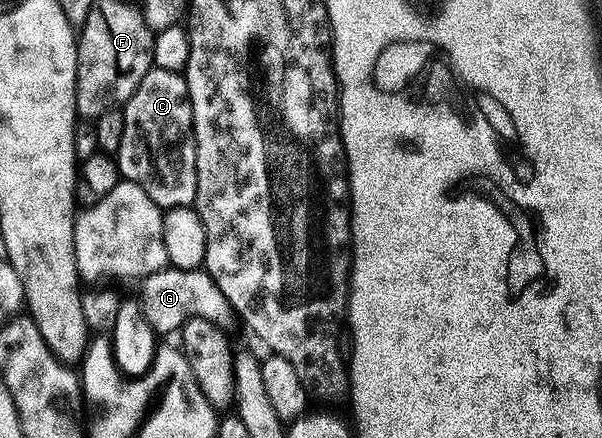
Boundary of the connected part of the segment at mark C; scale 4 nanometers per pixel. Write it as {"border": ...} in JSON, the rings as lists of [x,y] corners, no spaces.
{"border":[[[153,66],[142,77],[136,91],[123,104],[125,129],[119,151],[114,155],[116,166],[127,182],[146,189],[161,209],[192,207],[196,202],[196,138],[192,135],[192,103],[188,100],[188,81],[181,72]]]}

